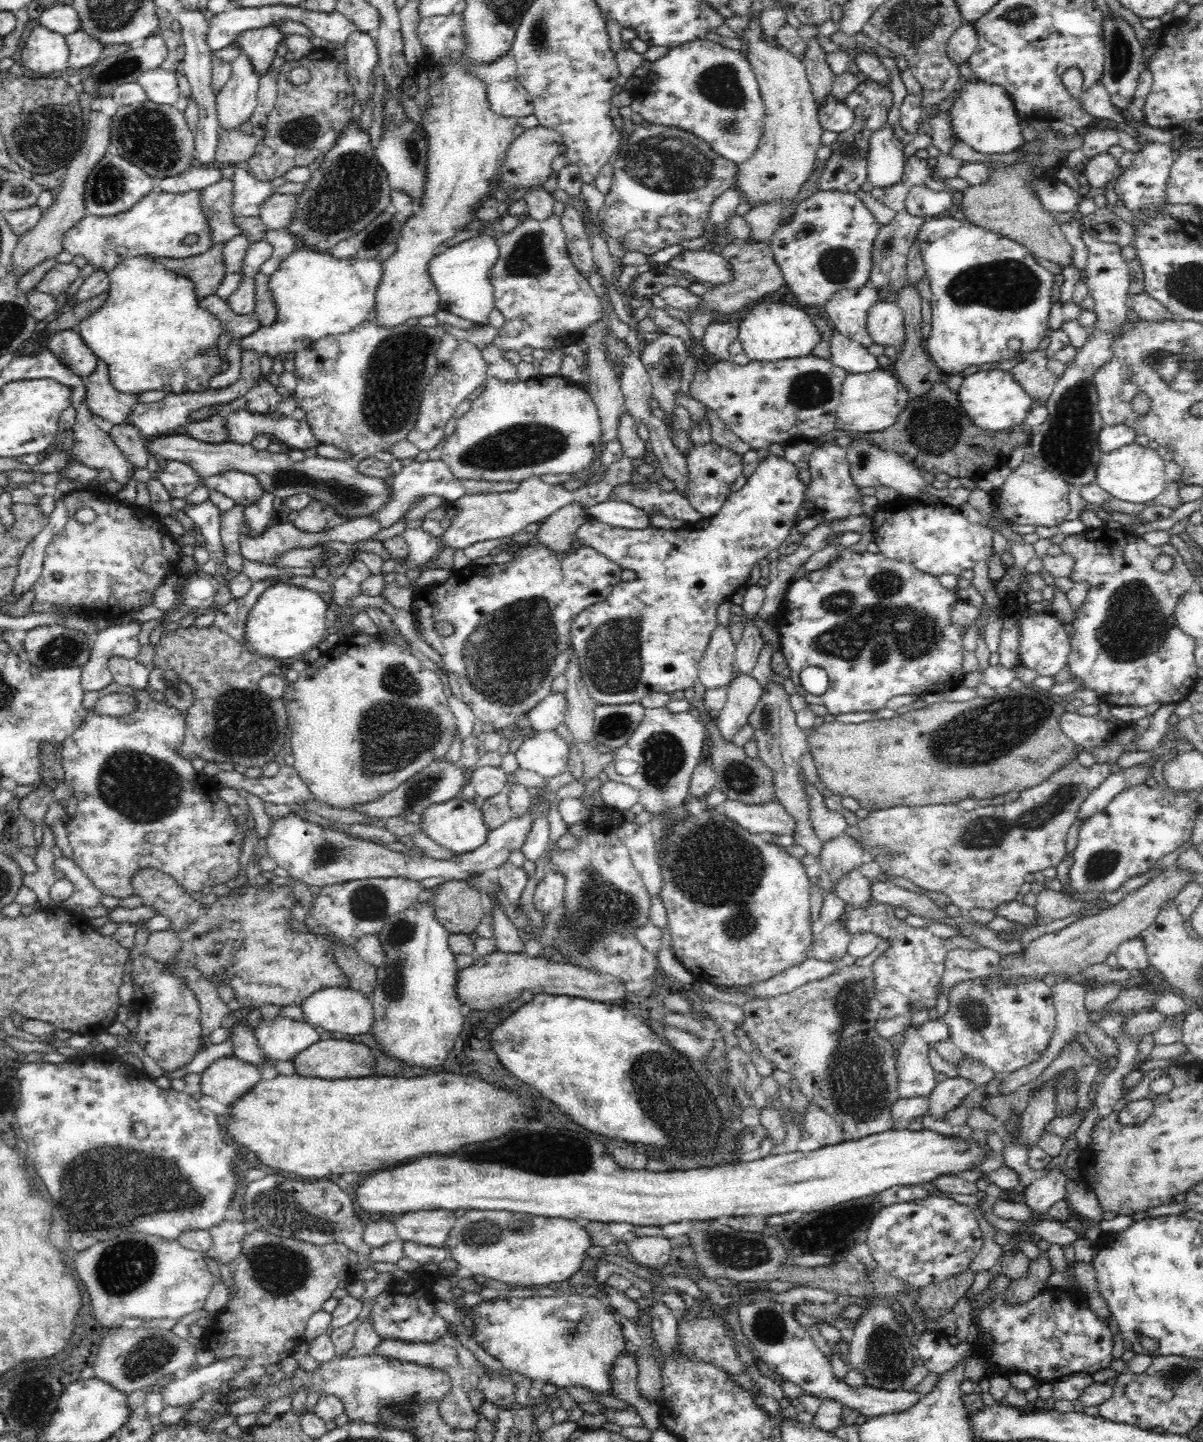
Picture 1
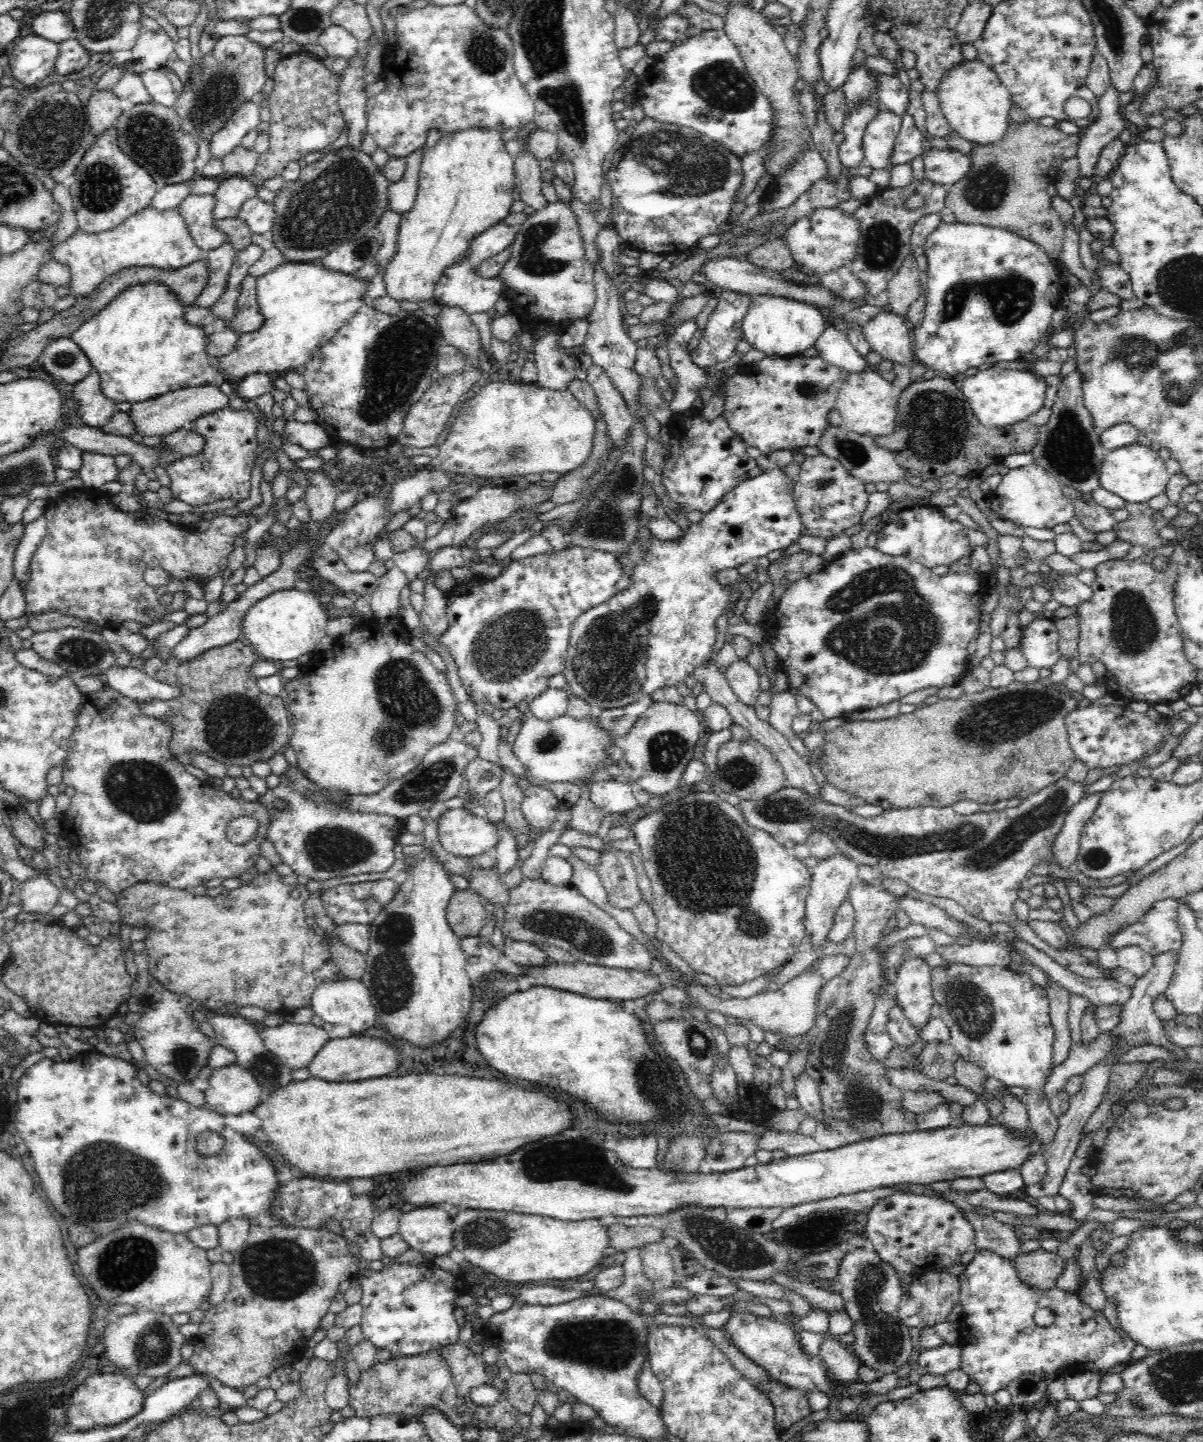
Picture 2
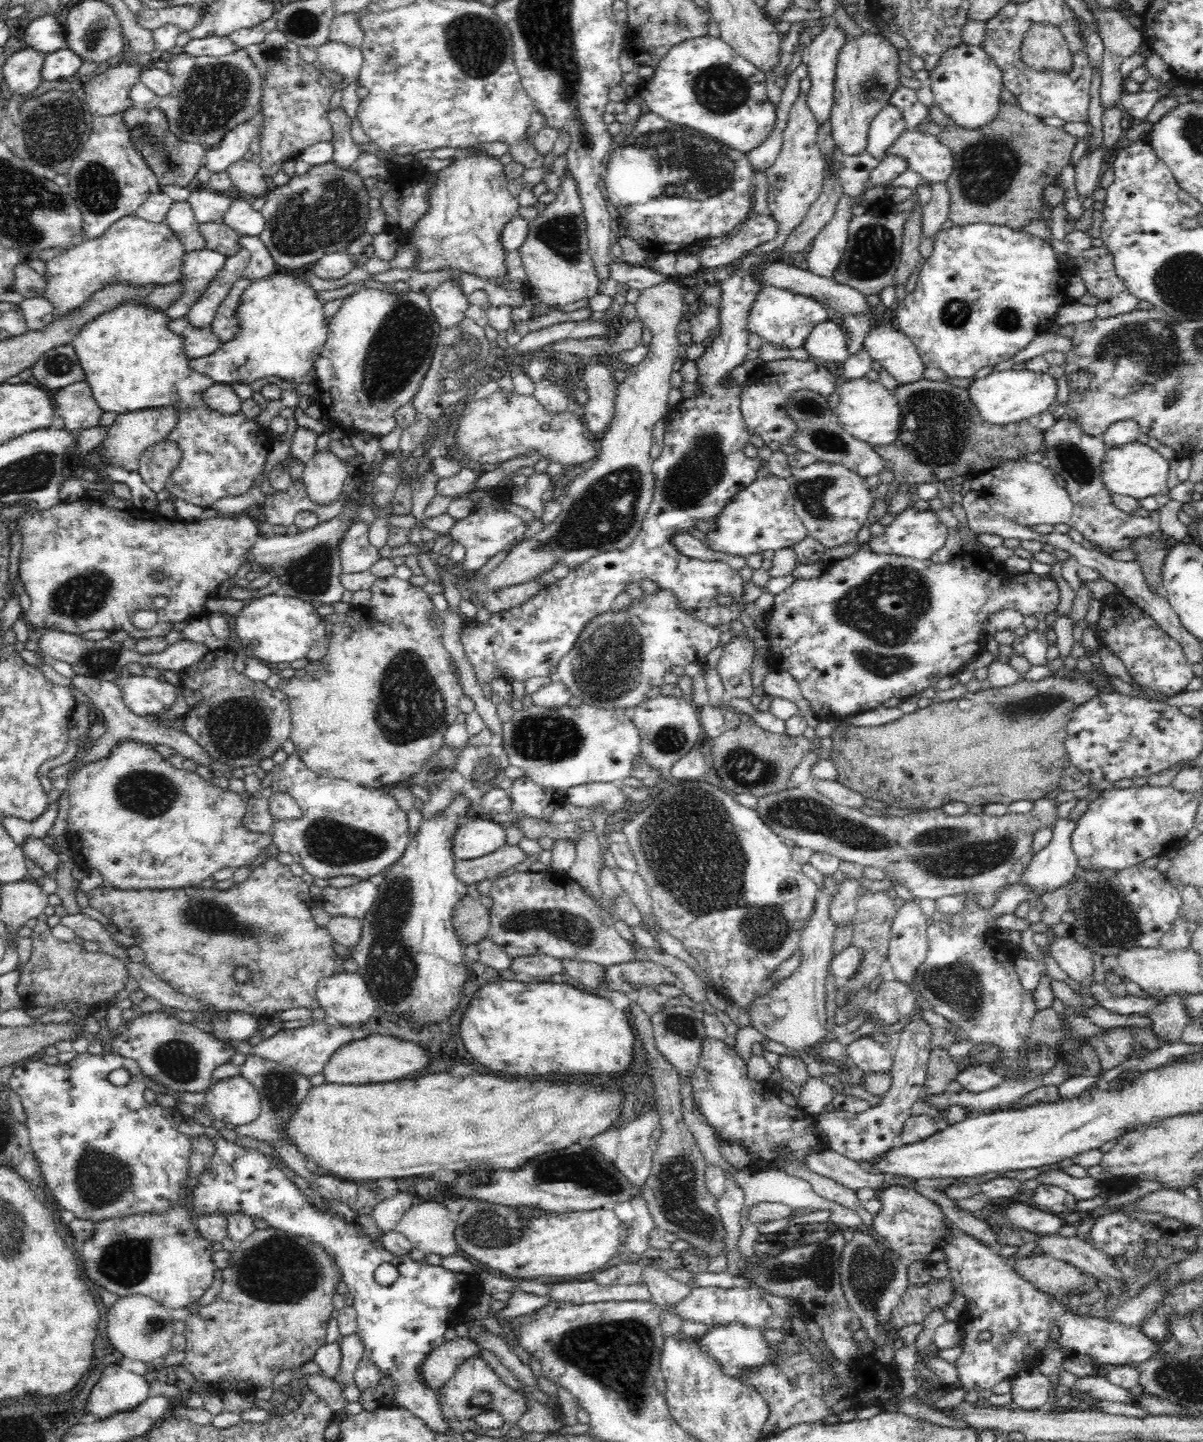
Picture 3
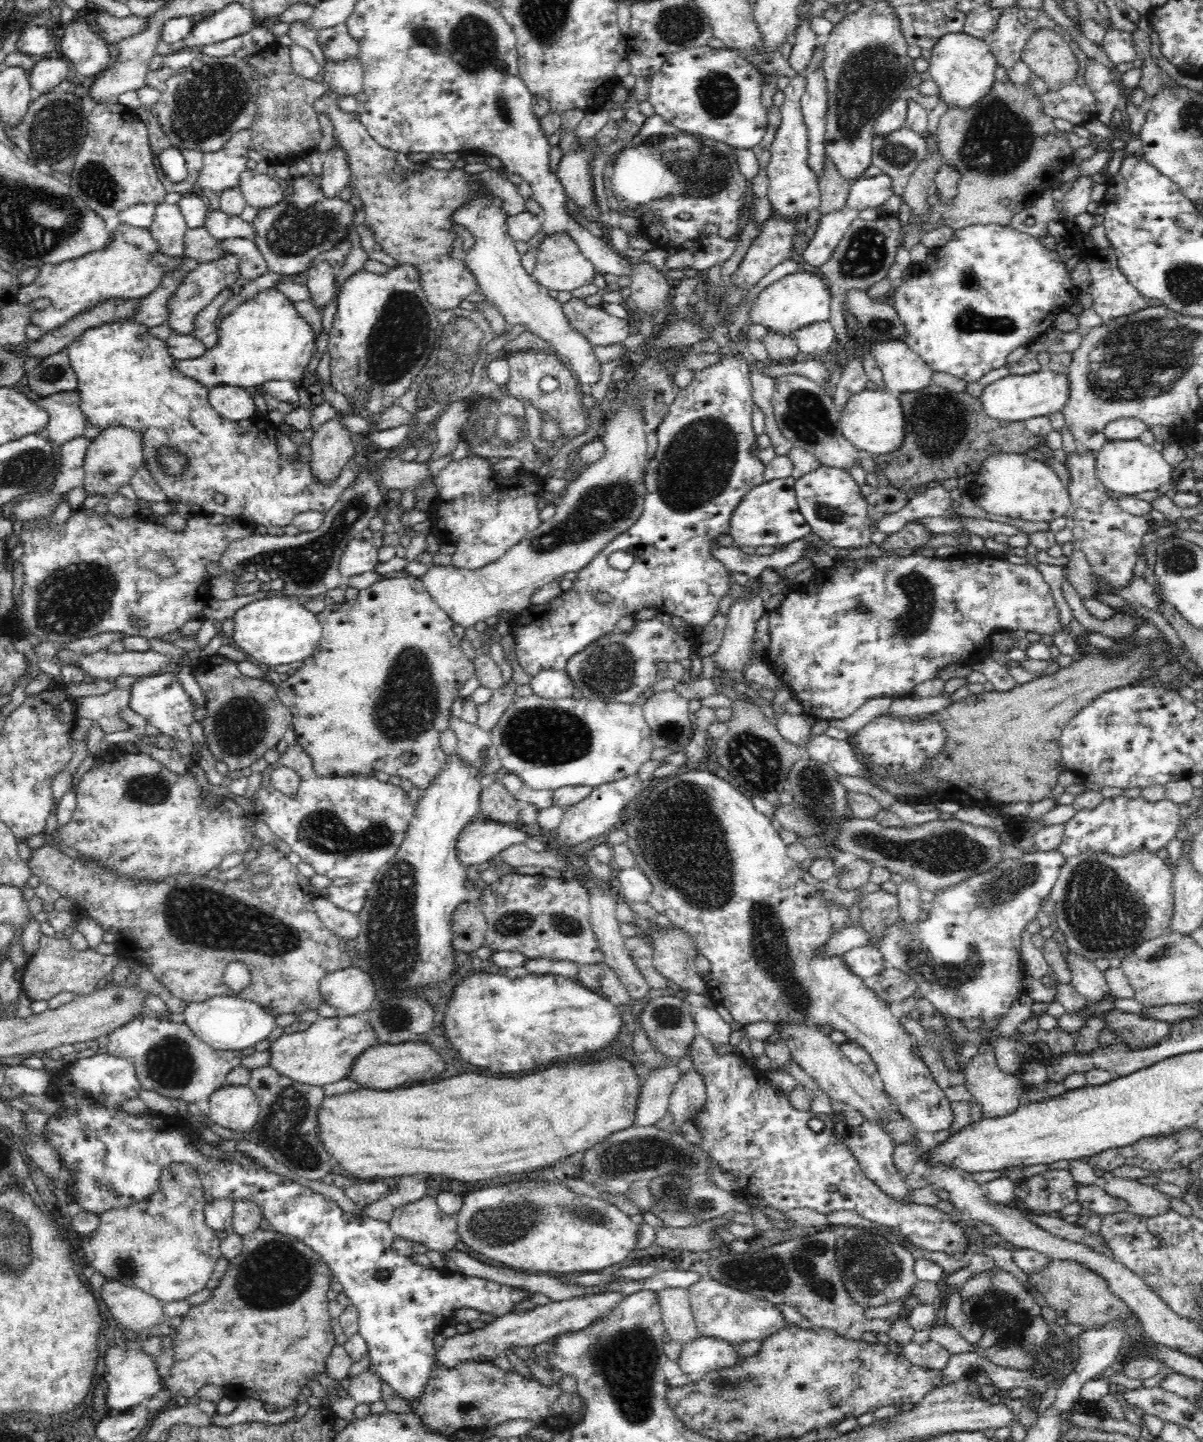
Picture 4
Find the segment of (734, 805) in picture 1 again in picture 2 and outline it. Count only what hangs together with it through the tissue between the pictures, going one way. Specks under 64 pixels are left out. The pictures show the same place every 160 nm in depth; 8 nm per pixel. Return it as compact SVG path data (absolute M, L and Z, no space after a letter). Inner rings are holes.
M1060 777L1056 782L1041 788L1038 792L1027 796L1016 807L1005 807L1003 810L992 809L989 812L978 811L971 815L960 815L950 806L942 808L936 805L928 805L916 808L897 808L891 811L883 811L873 817L864 817L852 813L845 807L830 804L822 798L814 798L802 792L799 788L782 787L760 800L741 799L737 807L744 815L745 821L760 831L768 832L780 843L784 840L793 840L795 844L804 844L814 829L820 829L828 833L834 840L834 845L850 859L859 865L877 867L881 877L898 878L906 882L911 890L928 894L928 896L940 896L950 898L961 904L967 912L977 918L991 923L1006 923L1011 930L1018 933L1018 937L1037 950L1050 956L1062 967L1086 979L1112 979L1112 969L1103 968L1099 963L1094 964L1088 958L1084 958L1076 952L1060 952L1050 947L1030 929L1024 921L1016 917L1013 903L1018 898L1018 888L1023 879L1029 877L1032 868L1040 862L1048 864L1049 875L1065 879L1066 869L1060 867L1054 861L1054 840L1058 836L1068 812L1080 799L1085 796L1086 785L1082 782L1072 782L1068 778Z

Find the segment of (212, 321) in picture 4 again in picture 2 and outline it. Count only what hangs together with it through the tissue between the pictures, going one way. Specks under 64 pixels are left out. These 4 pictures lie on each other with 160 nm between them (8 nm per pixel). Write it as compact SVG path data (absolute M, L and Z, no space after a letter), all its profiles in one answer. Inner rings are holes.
M250 274L242 280L242 292L236 302L236 316L228 319L232 331L240 334L254 332L264 324L264 316L258 309L256 280L257 278Z

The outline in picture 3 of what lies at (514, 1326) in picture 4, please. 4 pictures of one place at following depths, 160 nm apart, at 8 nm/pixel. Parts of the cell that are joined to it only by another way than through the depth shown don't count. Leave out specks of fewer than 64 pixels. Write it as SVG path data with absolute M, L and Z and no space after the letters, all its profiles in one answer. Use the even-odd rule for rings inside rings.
M468 1337L442 1342L428 1352L419 1366L419 1374L427 1387L438 1392L452 1378L464 1360L480 1357L480 1347Z

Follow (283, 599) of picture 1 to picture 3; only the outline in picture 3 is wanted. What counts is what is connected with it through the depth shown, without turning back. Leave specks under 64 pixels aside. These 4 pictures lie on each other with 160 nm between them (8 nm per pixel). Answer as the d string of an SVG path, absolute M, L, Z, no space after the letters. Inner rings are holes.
M273 593L254 599L233 620L236 634L250 656L266 662L294 662L308 654L316 640L326 636L326 623L316 608L304 600Z

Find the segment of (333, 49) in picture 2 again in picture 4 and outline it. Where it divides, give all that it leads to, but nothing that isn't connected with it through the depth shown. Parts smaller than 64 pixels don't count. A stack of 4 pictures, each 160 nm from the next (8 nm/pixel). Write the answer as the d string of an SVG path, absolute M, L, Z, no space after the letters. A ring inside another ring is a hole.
M357 56L340 62L325 60L322 73L324 82L338 95L354 96L363 90L363 66Z

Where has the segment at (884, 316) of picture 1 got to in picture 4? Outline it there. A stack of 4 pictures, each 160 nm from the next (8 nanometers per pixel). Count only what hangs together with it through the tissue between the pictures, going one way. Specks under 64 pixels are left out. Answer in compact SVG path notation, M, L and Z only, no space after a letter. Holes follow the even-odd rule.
M902 339L870 346L877 365L883 374L886 388L903 392L921 391L930 385L932 367Z

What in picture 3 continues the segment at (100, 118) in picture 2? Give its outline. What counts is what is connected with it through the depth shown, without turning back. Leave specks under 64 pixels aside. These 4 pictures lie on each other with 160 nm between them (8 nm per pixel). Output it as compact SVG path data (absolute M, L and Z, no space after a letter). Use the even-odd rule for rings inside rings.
M143 55L137 58L138 63L130 64L126 59L120 62L115 67L108 67L99 75L95 75L85 85L85 99L90 112L94 116L111 116L117 113L126 112L126 102L130 87L136 84L136 81L141 80L140 70L145 70L148 66L148 57Z

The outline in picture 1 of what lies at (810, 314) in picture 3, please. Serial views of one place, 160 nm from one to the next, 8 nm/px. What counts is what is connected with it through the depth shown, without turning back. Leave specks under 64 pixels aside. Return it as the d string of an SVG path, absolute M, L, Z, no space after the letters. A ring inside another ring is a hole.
M769 302L754 304L744 316L744 320L741 320L737 338L743 346L743 353L751 361L774 362L810 356L814 346L826 336L818 331L812 316L808 315L804 308L782 302Z

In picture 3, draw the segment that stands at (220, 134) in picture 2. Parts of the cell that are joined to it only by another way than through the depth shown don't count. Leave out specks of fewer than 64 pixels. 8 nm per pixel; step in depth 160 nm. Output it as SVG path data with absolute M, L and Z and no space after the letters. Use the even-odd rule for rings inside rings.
M252 121L244 122L229 130L220 144L205 152L205 166L211 173L227 172L230 164L238 162L244 156L256 133L257 128Z

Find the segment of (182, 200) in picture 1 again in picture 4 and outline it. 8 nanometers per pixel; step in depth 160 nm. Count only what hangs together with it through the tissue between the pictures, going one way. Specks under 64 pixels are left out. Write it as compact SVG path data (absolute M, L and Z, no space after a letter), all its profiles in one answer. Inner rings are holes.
M120 223L111 232L111 243L100 252L90 252L78 260L60 264L43 264L37 277L28 286L22 285L16 295L20 305L27 305L36 299L46 301L46 306L34 309L29 323L39 326L50 333L67 323L68 320L103 303L108 299L136 301L148 296L163 281L161 268L149 262L153 254L160 254L158 243L152 239L152 233L145 228L138 228Z

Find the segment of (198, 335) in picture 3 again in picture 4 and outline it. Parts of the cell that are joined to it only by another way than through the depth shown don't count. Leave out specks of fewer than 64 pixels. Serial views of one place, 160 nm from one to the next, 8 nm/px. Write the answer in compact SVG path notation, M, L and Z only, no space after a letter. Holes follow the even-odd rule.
M166 323L148 328L148 333L162 338L168 343L168 352L174 360L188 360L202 356L206 352L206 345L194 338L192 334L176 334Z

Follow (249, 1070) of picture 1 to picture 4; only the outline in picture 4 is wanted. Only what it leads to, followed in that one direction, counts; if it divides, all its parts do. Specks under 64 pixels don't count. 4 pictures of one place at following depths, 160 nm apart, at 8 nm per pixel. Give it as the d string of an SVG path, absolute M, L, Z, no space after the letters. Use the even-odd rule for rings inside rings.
M228 1086L214 1091L206 1108L214 1123L234 1132L252 1128L260 1112L257 1097L248 1086Z

